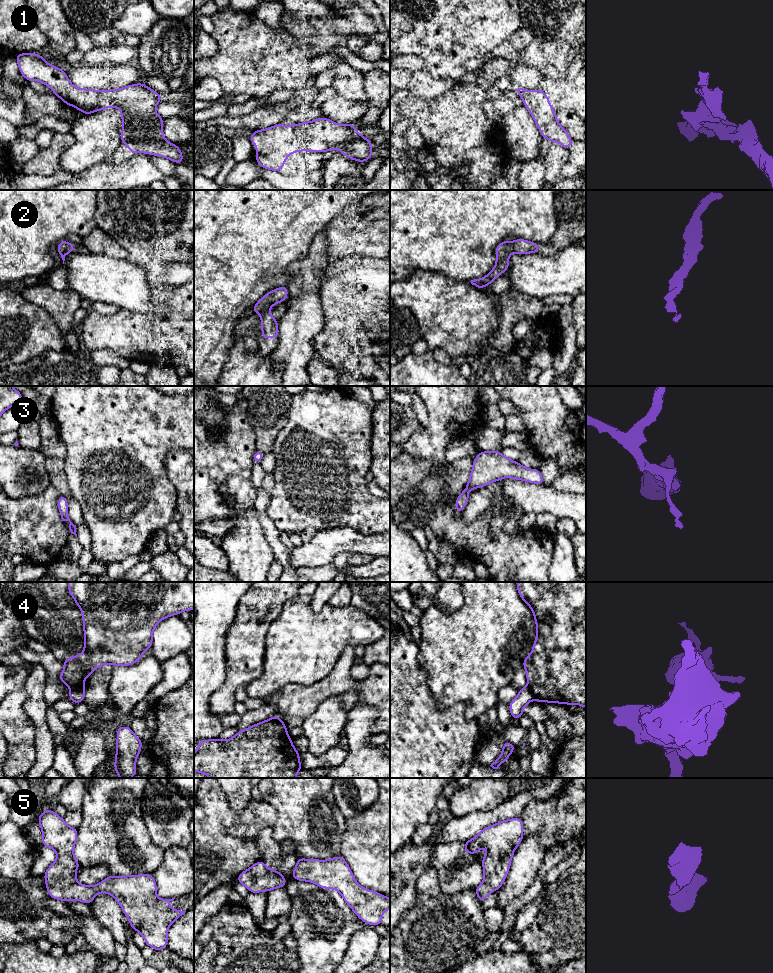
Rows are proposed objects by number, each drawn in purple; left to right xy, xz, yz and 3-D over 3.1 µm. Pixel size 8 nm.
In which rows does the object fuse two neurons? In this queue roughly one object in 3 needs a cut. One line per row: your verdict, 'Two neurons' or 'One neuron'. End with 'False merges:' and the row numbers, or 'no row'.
1: One neuron
2: One neuron
3: One neuron
4: Two neurons
5: One neuron
False merges: 4

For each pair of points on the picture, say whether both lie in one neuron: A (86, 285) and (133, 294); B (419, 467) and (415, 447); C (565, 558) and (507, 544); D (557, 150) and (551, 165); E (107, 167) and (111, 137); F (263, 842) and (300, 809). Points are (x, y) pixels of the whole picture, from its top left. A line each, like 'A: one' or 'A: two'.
A: one
B: two
C: two
D: one
E: two
F: two

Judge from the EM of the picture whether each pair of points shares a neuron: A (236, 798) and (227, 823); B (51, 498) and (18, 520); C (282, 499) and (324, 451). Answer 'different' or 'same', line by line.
A: different
B: same
C: same

